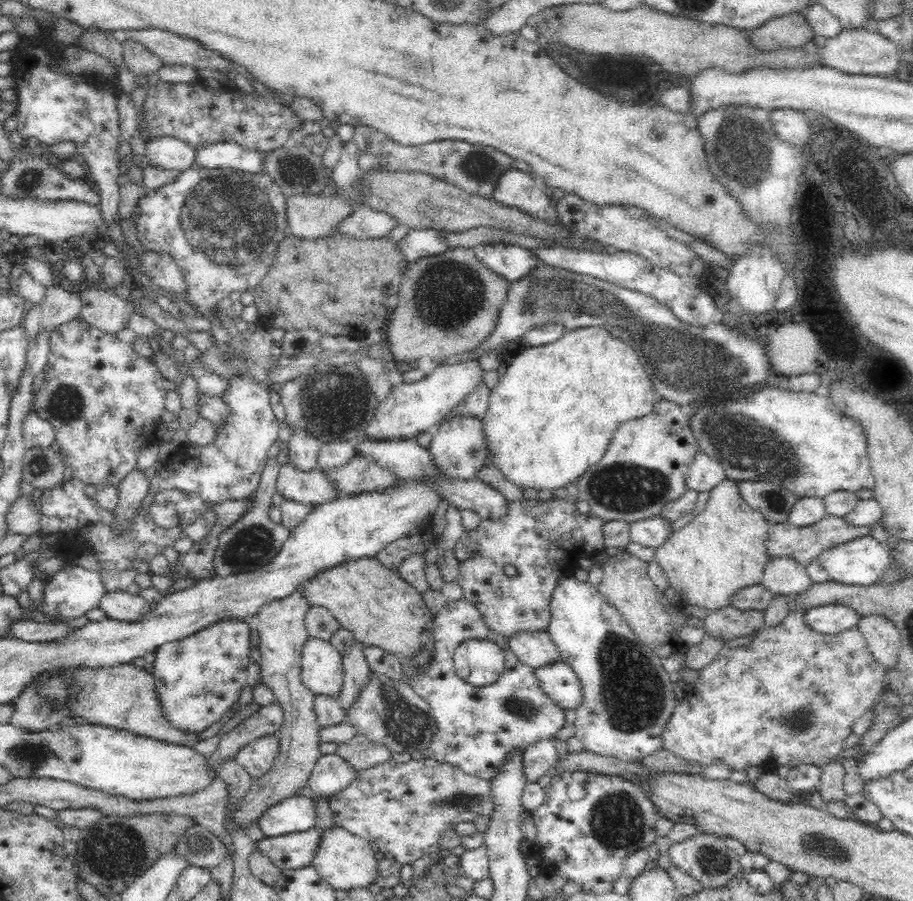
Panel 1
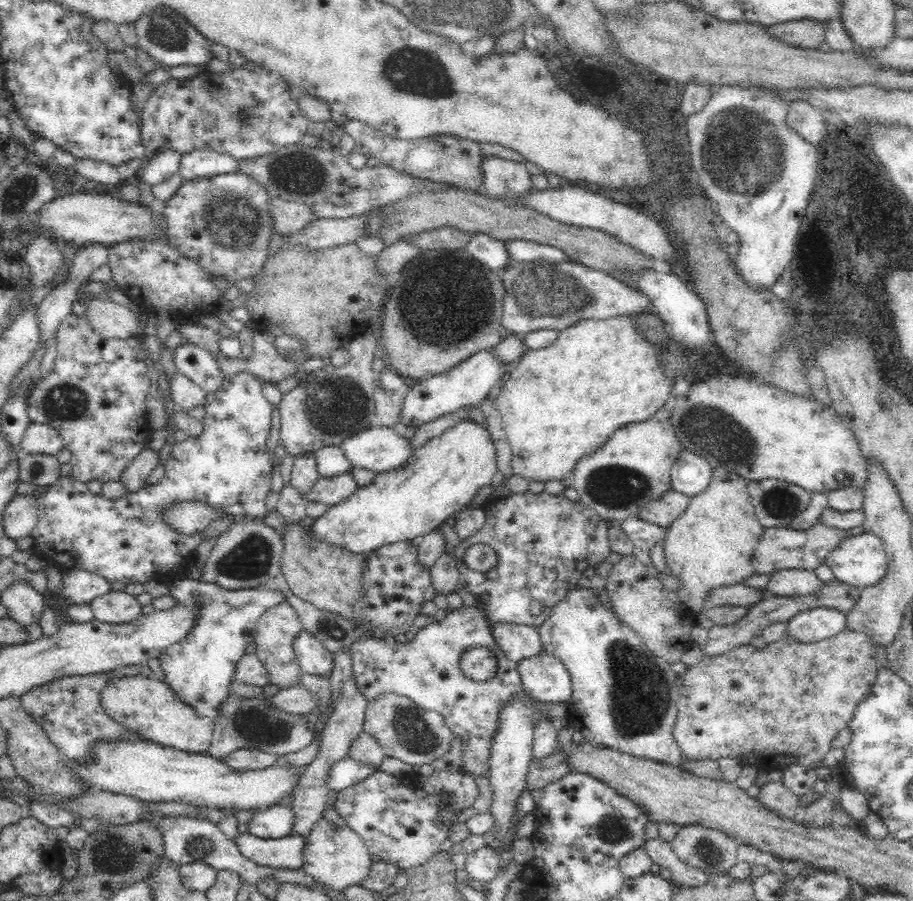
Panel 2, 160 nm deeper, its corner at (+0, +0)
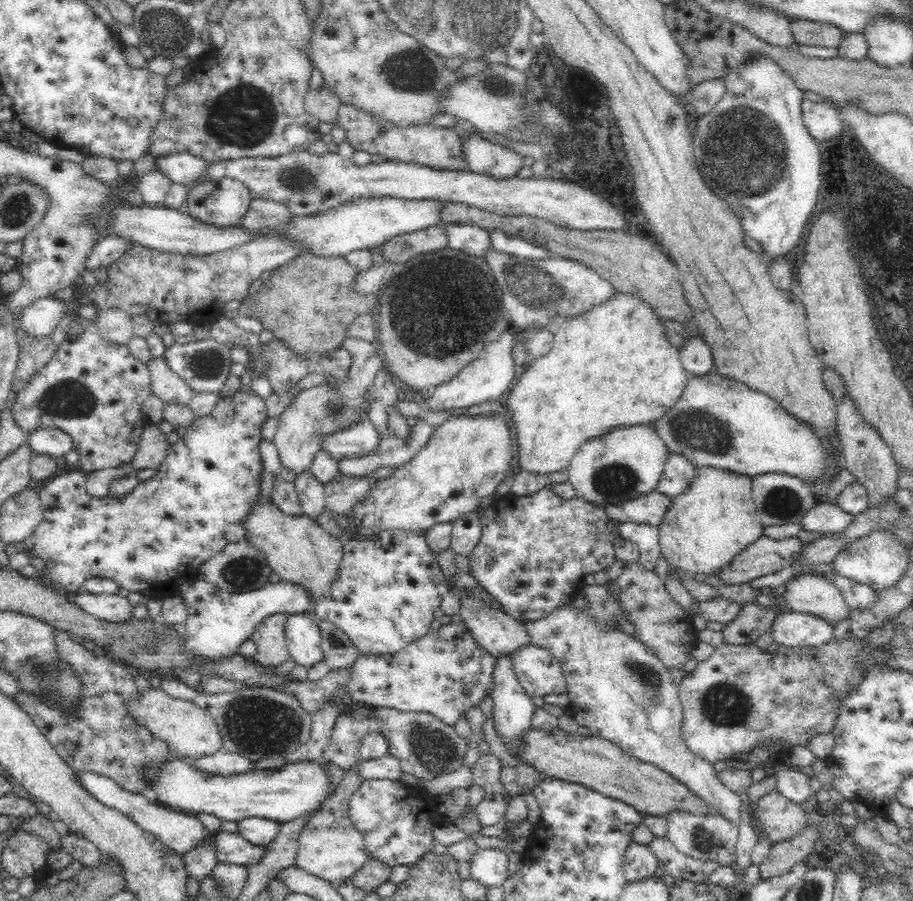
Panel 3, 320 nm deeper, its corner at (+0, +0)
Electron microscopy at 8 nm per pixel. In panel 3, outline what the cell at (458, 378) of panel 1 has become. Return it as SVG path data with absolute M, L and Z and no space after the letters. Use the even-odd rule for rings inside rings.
M509 327L495 341L487 342L480 356L468 364L455 379L434 388L434 394L422 407L430 407L431 411L435 412L451 408L465 409L480 403L495 402L500 404L517 379L512 350L514 350L514 344L518 337L519 331Z

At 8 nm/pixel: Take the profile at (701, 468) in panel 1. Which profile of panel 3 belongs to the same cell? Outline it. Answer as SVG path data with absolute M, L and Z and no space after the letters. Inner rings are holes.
M669 453L662 464L662 475L655 491L668 497L676 497L696 479L696 465L678 453Z

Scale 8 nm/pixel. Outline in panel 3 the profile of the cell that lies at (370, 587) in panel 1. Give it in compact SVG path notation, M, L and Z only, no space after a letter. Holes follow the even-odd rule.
M262 494L258 500L254 500L248 508L248 514L240 521L245 529L245 538L252 547L264 553L264 558L268 561L268 566L279 574L279 577L296 584L303 584L304 588L310 593L311 600L314 602L336 580L336 568L340 562L340 556L343 555L343 543L341 540L330 536L326 530L322 529L314 519L302 514L298 516L288 516L284 514L271 499L265 498Z

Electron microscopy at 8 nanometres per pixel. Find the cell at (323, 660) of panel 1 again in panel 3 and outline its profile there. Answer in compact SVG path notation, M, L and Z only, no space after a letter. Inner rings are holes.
M308 610L286 616L284 634L287 649L297 664L310 668L323 660L321 632L318 622Z

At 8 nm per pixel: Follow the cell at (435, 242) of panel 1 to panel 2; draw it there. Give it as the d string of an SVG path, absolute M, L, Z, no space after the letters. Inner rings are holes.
M398 240L384 248L376 257L376 273L387 275L400 272L421 251L414 243Z

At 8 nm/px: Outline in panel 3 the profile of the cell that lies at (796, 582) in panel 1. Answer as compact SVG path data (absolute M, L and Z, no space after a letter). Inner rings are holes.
M812 573L790 578L785 598L790 610L814 615L833 626L840 624L851 611L843 594L829 578Z

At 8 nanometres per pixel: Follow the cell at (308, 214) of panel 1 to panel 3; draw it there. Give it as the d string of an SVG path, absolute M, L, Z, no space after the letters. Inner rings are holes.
M253 198L248 202L248 210L238 220L239 226L253 230L253 232L270 232L274 228L284 226L293 214L288 207L274 200Z

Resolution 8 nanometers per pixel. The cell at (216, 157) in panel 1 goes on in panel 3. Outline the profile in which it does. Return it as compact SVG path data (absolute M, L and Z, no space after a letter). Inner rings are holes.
M186 152L172 153L166 156L154 156L154 169L162 171L171 183L192 184L206 168L209 162Z

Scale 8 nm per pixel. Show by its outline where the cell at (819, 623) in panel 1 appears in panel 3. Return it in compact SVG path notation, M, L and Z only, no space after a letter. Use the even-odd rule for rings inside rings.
M789 610L774 618L768 634L778 646L817 647L831 641L833 625L814 615Z

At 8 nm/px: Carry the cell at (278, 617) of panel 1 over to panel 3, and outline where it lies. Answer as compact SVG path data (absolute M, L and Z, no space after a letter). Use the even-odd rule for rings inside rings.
M273 614L255 628L251 639L257 646L253 656L256 662L264 666L280 667L290 656L284 634L287 614Z

